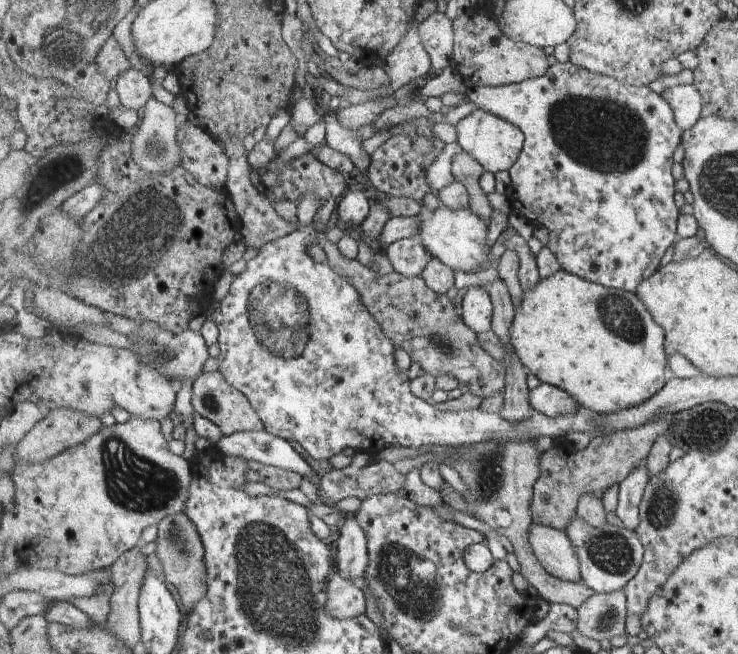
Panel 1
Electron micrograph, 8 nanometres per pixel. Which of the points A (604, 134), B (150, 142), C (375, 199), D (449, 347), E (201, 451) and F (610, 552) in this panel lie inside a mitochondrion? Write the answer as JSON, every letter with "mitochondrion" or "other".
{"A":"mitochondrion","B":"other","C":"other","D":"mitochondrion","E":"other","F":"mitochondrion"}

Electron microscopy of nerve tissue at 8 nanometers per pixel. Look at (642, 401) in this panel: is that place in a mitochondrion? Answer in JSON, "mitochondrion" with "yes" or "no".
{"mitochondrion":"no"}

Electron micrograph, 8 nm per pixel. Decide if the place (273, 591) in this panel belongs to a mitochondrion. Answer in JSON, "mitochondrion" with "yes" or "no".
{"mitochondrion":"yes"}

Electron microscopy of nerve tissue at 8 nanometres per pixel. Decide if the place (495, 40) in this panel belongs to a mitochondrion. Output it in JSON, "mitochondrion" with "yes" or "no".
{"mitochondrion":"no"}

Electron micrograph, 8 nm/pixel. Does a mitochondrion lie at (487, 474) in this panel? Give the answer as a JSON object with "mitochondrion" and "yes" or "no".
{"mitochondrion":"yes"}

